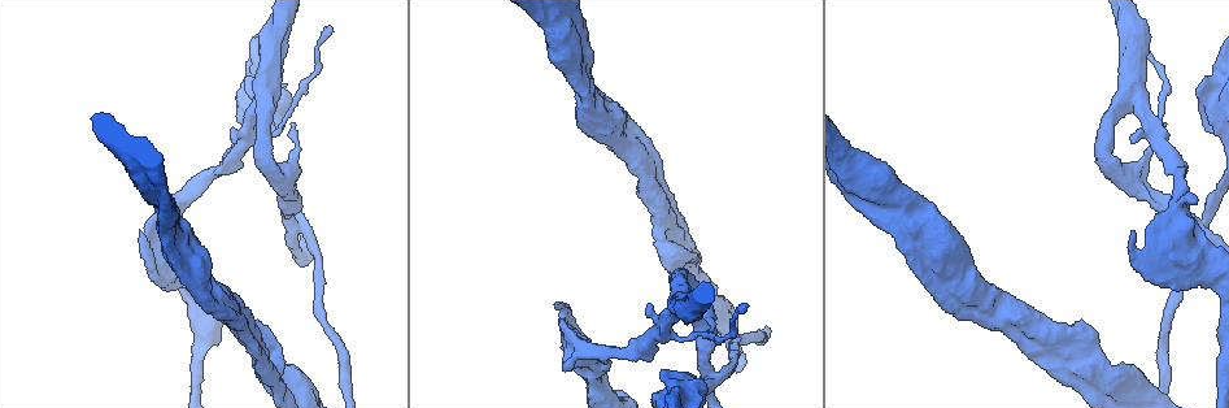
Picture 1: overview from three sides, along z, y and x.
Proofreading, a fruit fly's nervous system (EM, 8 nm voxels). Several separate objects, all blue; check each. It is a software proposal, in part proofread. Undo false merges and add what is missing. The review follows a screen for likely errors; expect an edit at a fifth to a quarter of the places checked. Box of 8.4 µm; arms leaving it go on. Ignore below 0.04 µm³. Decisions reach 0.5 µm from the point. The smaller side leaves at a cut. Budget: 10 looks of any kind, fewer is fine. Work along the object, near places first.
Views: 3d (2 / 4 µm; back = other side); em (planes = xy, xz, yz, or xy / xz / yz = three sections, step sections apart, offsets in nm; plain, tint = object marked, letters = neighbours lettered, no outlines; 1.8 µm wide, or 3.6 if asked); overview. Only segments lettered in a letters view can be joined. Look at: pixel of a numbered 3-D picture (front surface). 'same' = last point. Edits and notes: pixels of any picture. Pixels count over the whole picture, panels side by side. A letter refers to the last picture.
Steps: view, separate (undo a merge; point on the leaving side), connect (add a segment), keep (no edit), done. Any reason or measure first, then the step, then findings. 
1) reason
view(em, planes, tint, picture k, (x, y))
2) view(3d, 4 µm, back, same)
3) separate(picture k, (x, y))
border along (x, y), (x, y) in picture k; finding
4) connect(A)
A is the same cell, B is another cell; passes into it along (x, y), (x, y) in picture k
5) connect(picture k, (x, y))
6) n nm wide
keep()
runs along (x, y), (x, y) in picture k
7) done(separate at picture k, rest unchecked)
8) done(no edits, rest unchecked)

touches itself
view(em, planes, letters, picture 1, (164, 198))

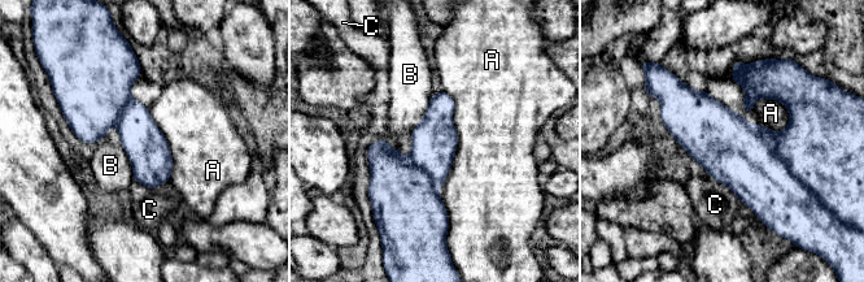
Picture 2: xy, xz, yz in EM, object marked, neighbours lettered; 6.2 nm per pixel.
keep()
A, B and C are other cells; border along (443, 90), (446, 231) in picture 2; all the same cell

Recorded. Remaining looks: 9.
an open end
view(3d, 4 µm, picture 1, (910, 264))

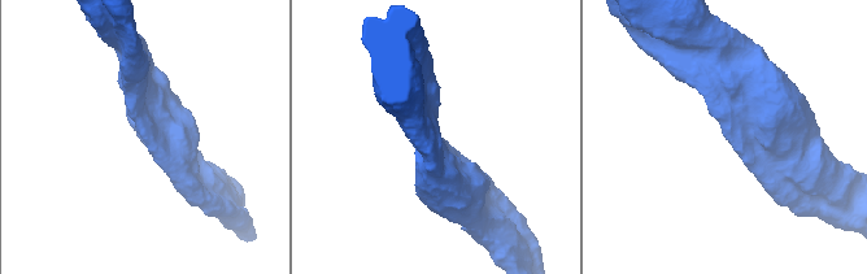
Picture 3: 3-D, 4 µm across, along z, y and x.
view(em, 3.6 µm, xy, step 8, letters, picture 3, (142, 137))

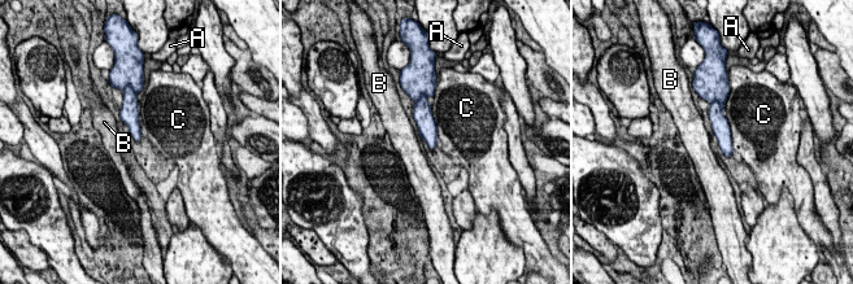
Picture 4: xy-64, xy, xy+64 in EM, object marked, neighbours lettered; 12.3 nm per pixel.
keep()
A, B and C are other cells; no lettered segment goes on from it

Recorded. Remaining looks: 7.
view(3d, 4 µm, picture 1, (660, 215))

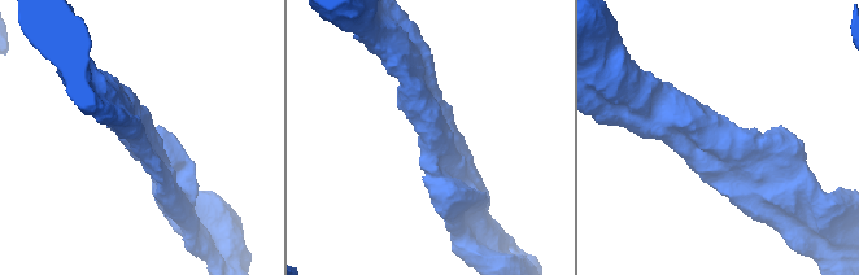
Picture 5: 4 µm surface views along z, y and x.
view(em, planes, plain, picture 5, (725, 141))

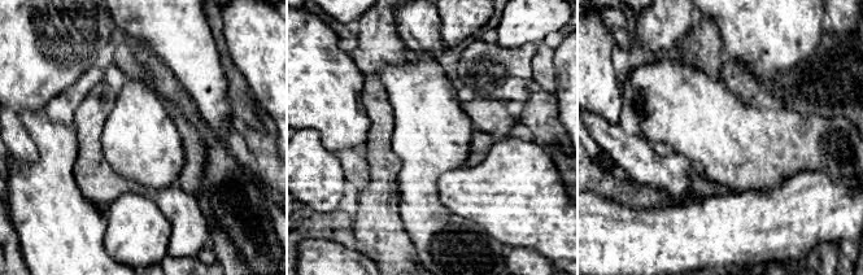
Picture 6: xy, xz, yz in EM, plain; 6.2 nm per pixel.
see the neighbours
view(em, planes, letters, same)

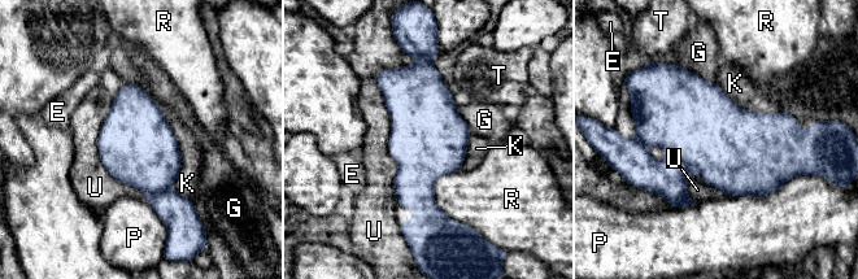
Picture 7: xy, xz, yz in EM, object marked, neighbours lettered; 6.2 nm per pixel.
480 nm wide
keep()
E, G, K, P, R, T and U are other cells; all the same cell

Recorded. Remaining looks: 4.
four-way junction
view(em, planes, tint, picture 1, (713, 381))

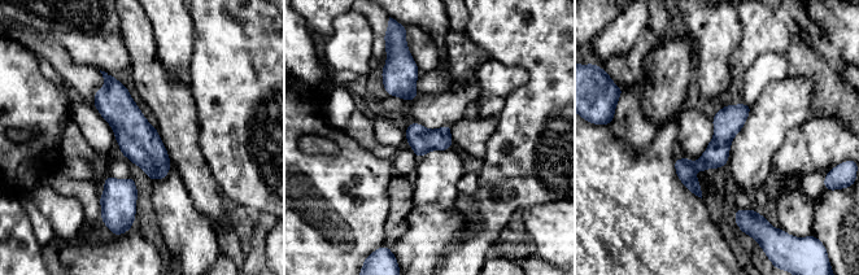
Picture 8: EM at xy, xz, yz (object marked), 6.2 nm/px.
see the neighbours
view(em, planes, letters, same)

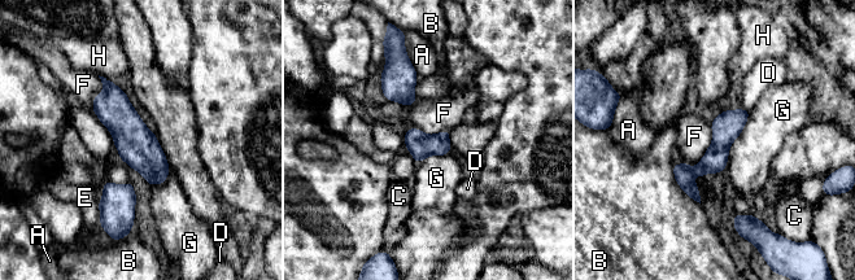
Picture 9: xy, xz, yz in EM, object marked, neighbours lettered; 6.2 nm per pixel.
G touches over 400 nm
separate(picture 9, (715, 160))
A, B, C, D, E, F, G and H are other cells; border along (696, 165), (702, 174) in picture 9; a second cell is stuck on

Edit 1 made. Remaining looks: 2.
done(separate at picture 9, rest unchecked)

